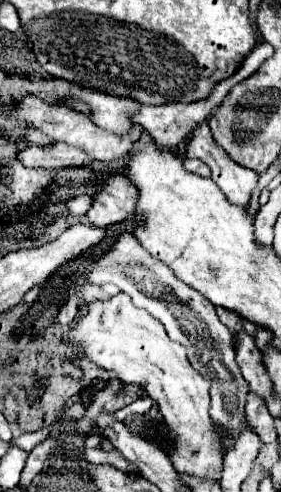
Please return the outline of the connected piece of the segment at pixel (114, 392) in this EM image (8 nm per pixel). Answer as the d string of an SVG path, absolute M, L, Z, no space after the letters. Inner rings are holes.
M110 379L110 383L94 395L94 401L90 403L90 407L86 407L86 417L76 423L76 429L82 431L82 433L88 433L90 431L90 421L96 421L96 417L102 411L114 413L114 411L122 409L124 405L128 405L136 399L138 397L134 397L134 393L124 391L124 383L120 379Z

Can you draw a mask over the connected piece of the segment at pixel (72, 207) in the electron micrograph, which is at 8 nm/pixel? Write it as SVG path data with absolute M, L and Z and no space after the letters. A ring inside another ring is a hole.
M78 195L78 197L70 199L68 201L70 215L74 215L74 213L86 213L90 209L90 201L94 201L92 195Z

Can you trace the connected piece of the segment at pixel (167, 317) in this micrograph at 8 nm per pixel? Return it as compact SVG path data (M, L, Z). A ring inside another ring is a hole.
M120 233L112 249L106 255L98 257L94 263L90 263L90 273L86 273L82 281L90 285L118 285L120 291L126 293L136 307L146 309L152 317L162 321L168 337L186 347L188 361L210 383L210 417L230 439L236 439L244 425L242 413L250 389L234 359L232 333L216 317L214 305L196 289L190 289L186 283L176 281L170 267L154 261L154 257L150 257L150 253L146 253L142 245L138 245L132 233Z

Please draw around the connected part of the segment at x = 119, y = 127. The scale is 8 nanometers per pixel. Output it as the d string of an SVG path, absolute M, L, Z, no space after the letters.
M70 85L70 89L72 89L74 95L84 99L86 103L90 103L92 121L98 127L112 131L116 135L124 135L132 127L128 113L132 113L140 107L138 101L106 95L106 93L100 93L100 91L94 91L94 89L84 89L84 87L78 87L78 85Z

